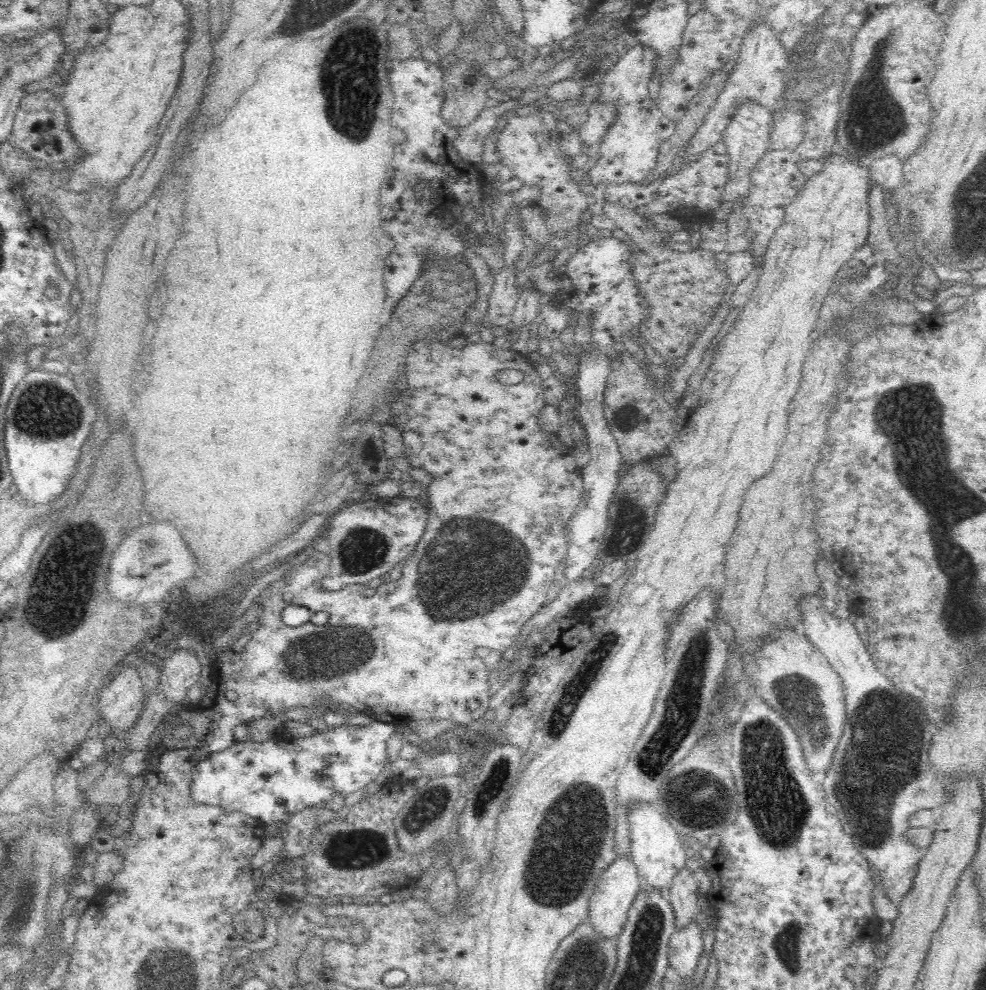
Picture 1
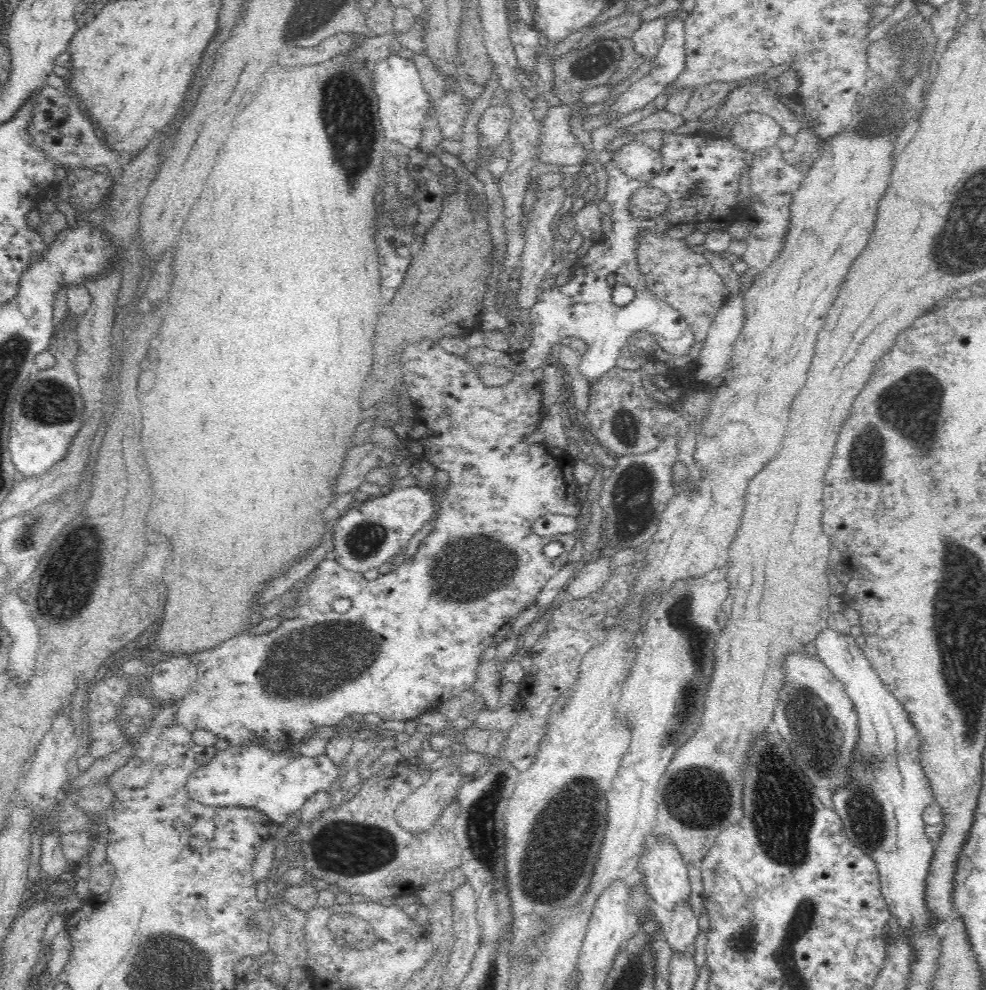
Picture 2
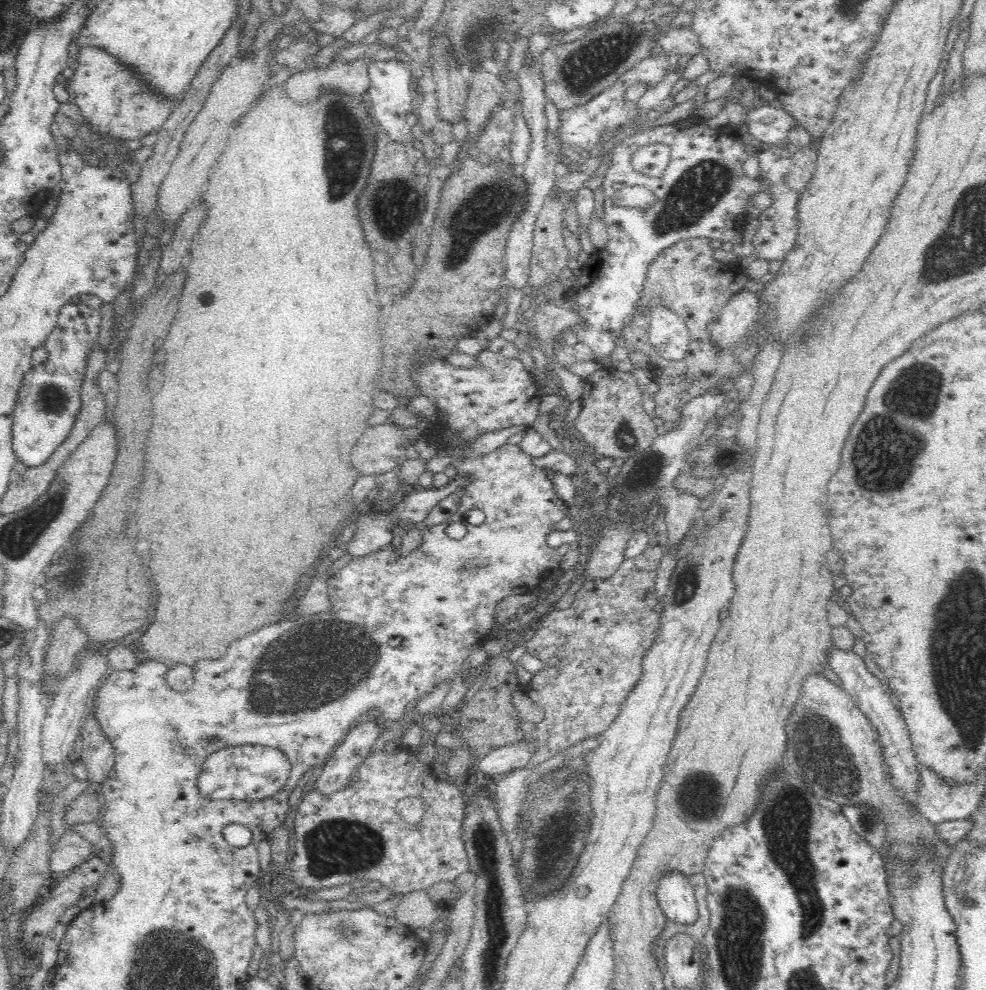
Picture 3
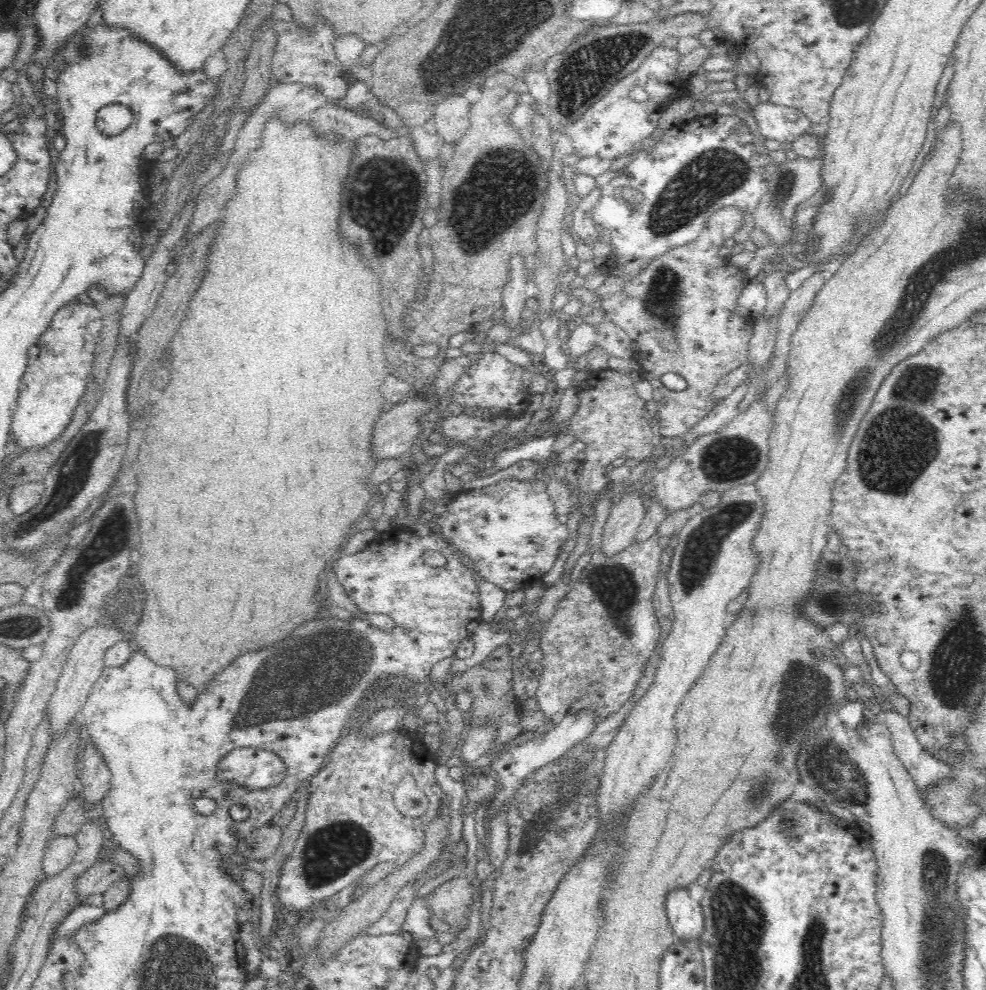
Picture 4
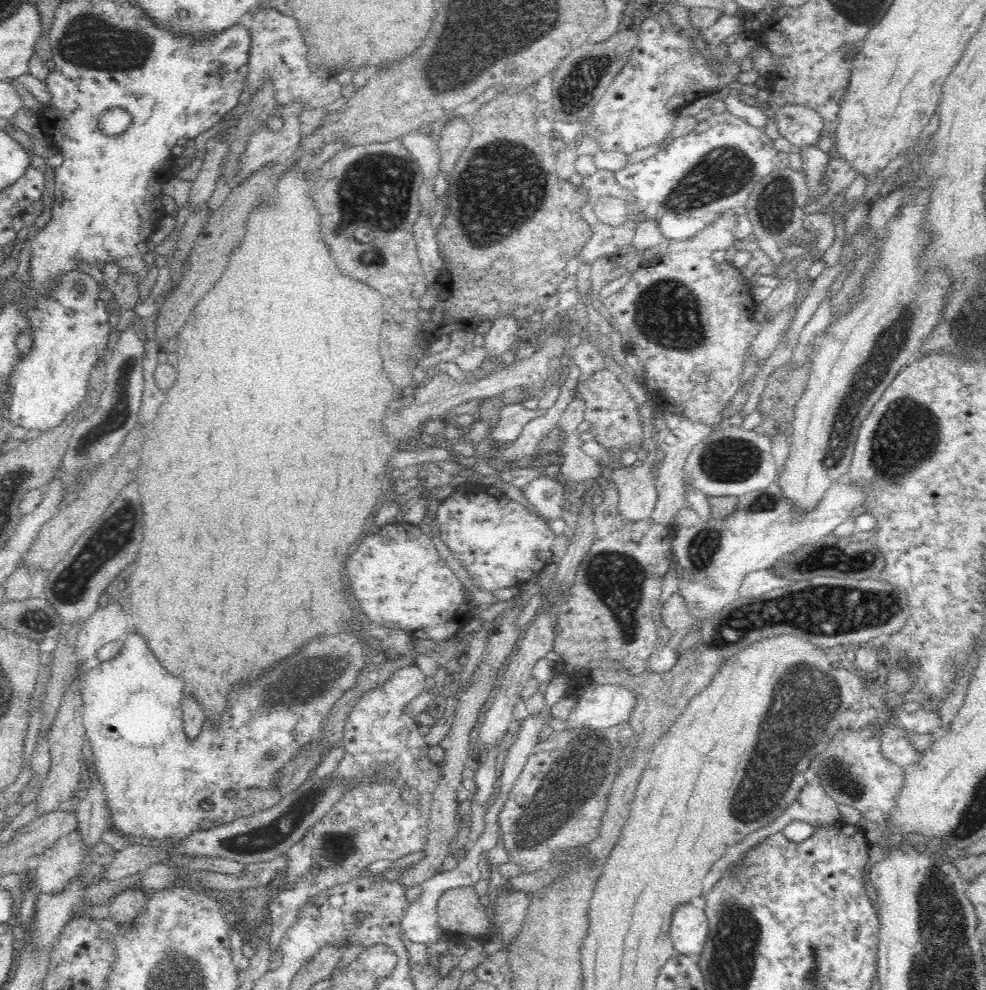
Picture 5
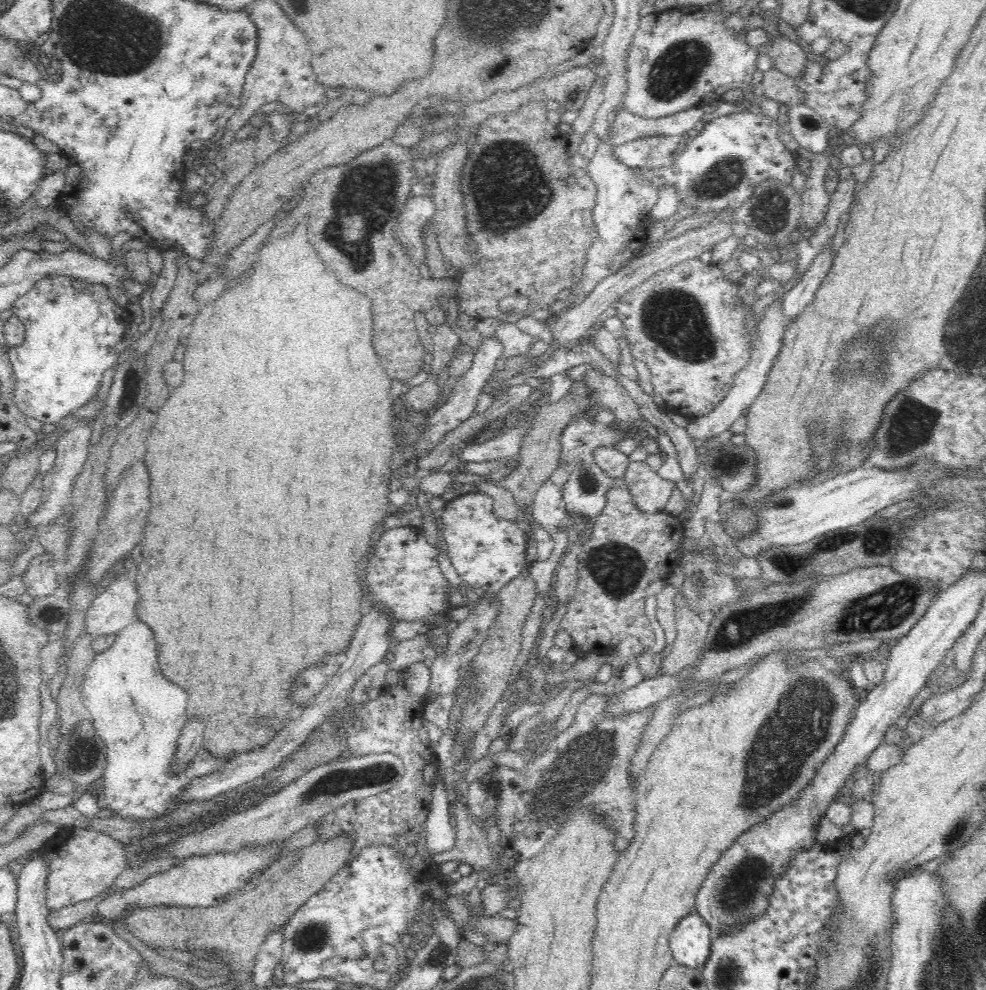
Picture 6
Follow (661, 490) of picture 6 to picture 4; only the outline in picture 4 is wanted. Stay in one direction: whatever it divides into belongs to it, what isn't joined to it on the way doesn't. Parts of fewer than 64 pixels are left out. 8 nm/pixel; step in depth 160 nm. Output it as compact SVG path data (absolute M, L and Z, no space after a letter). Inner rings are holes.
M636 490L624 493L622 499L611 506L611 513L603 527L598 546L606 556L624 552L635 540L637 530L645 517L642 497Z

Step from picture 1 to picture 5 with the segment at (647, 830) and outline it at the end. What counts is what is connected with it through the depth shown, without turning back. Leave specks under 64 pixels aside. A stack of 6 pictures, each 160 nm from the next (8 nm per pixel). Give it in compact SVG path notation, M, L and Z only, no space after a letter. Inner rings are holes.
M692 903L677 904L669 932L675 952L700 956L709 932L707 914Z

